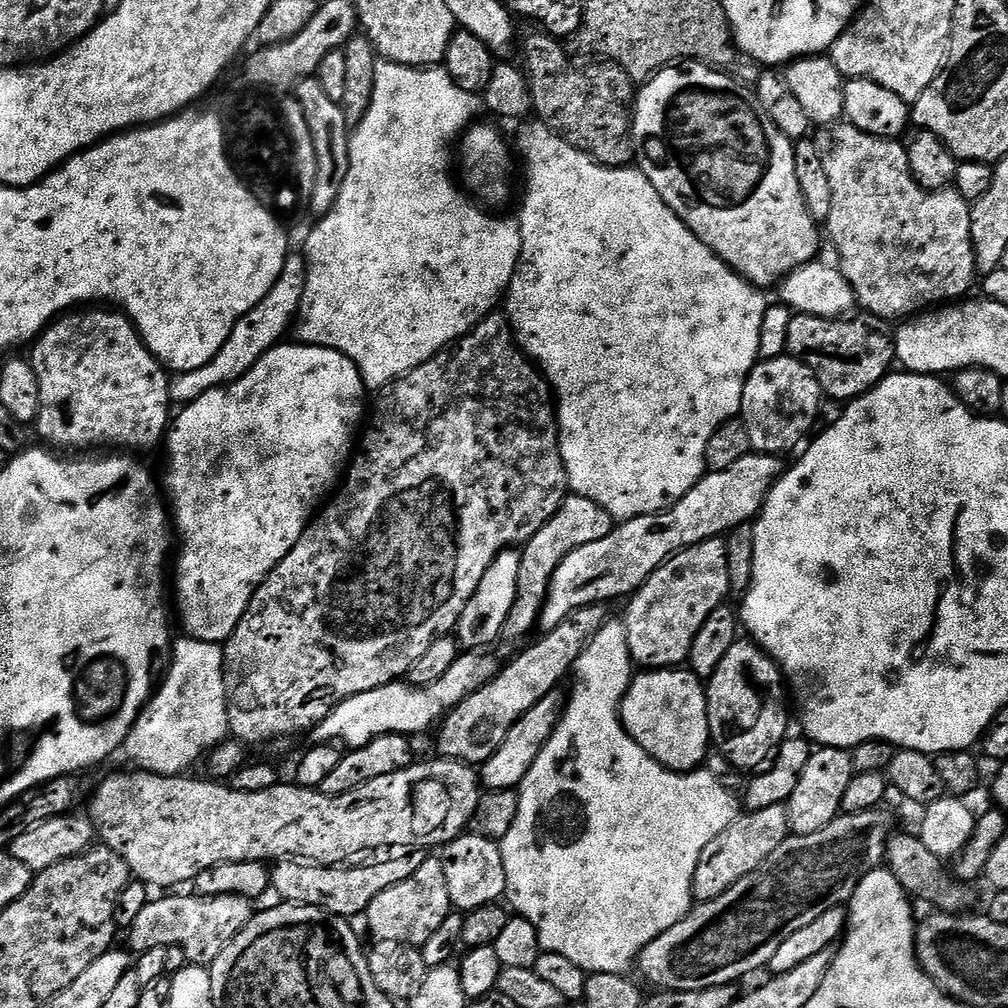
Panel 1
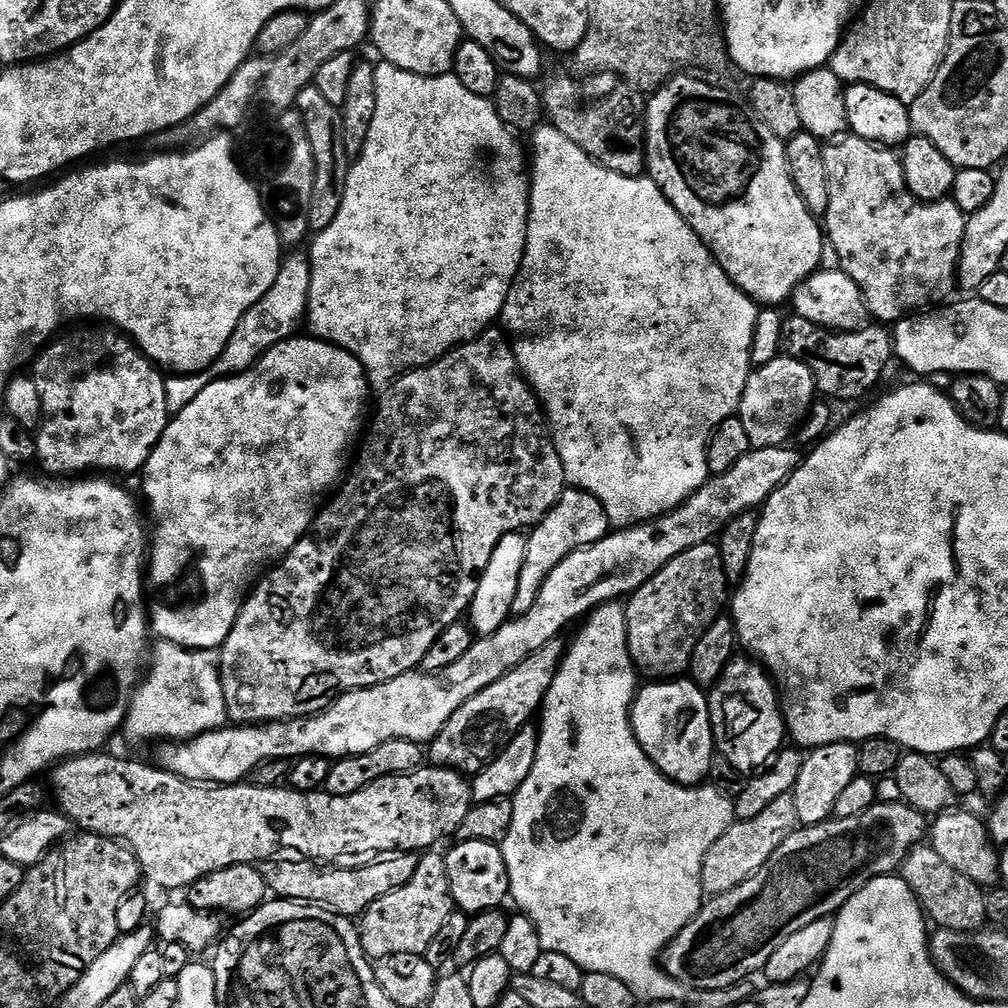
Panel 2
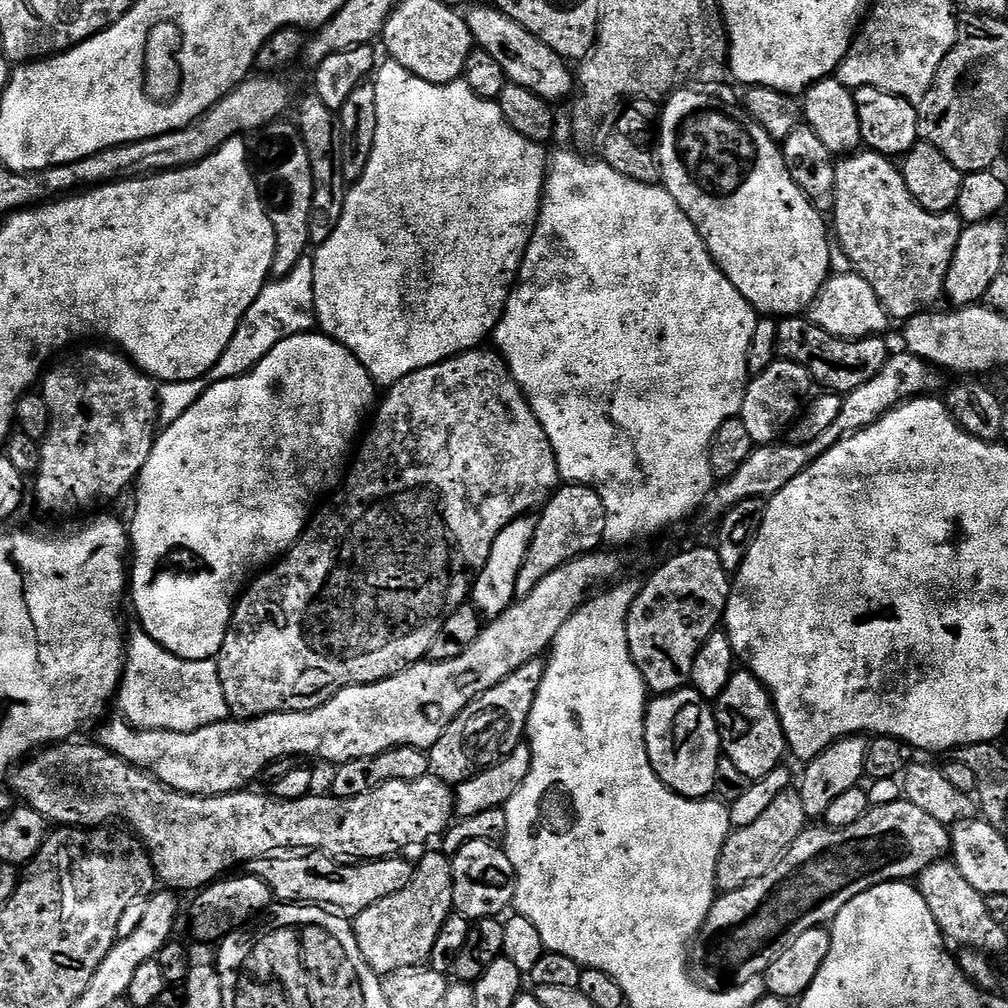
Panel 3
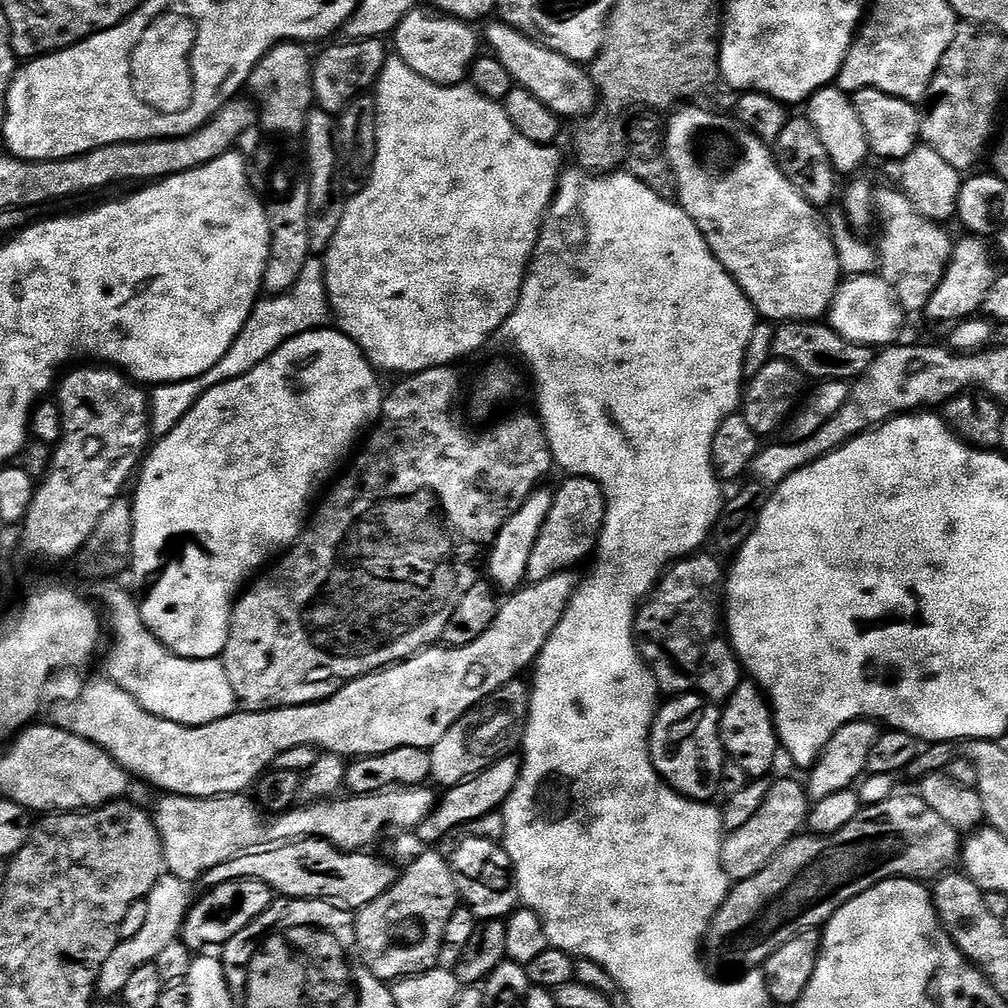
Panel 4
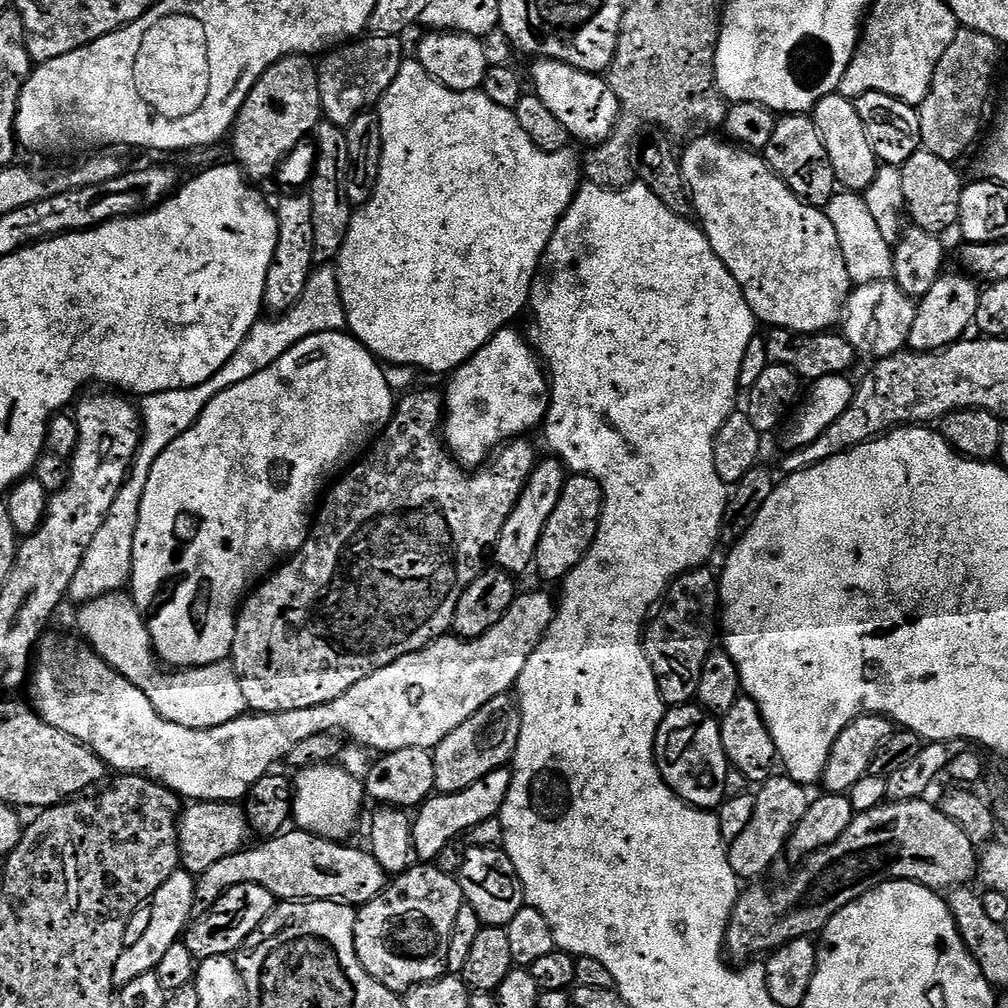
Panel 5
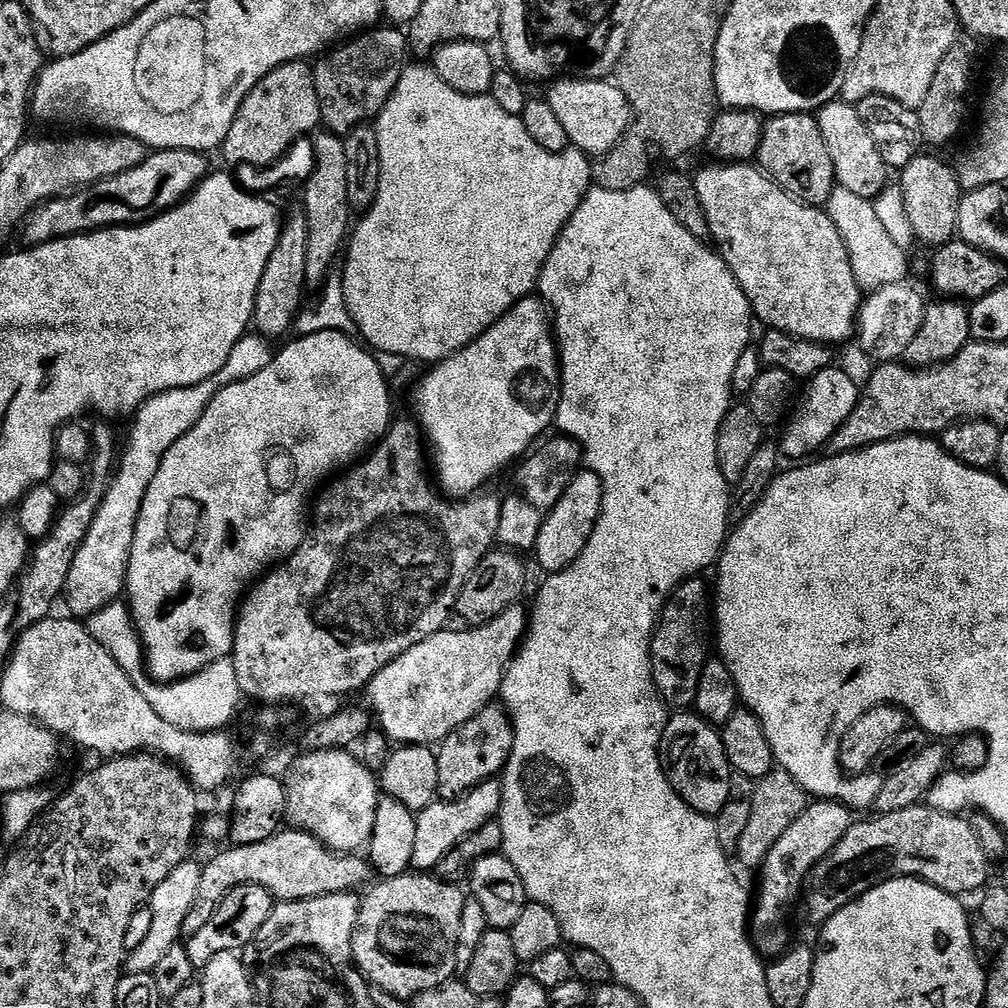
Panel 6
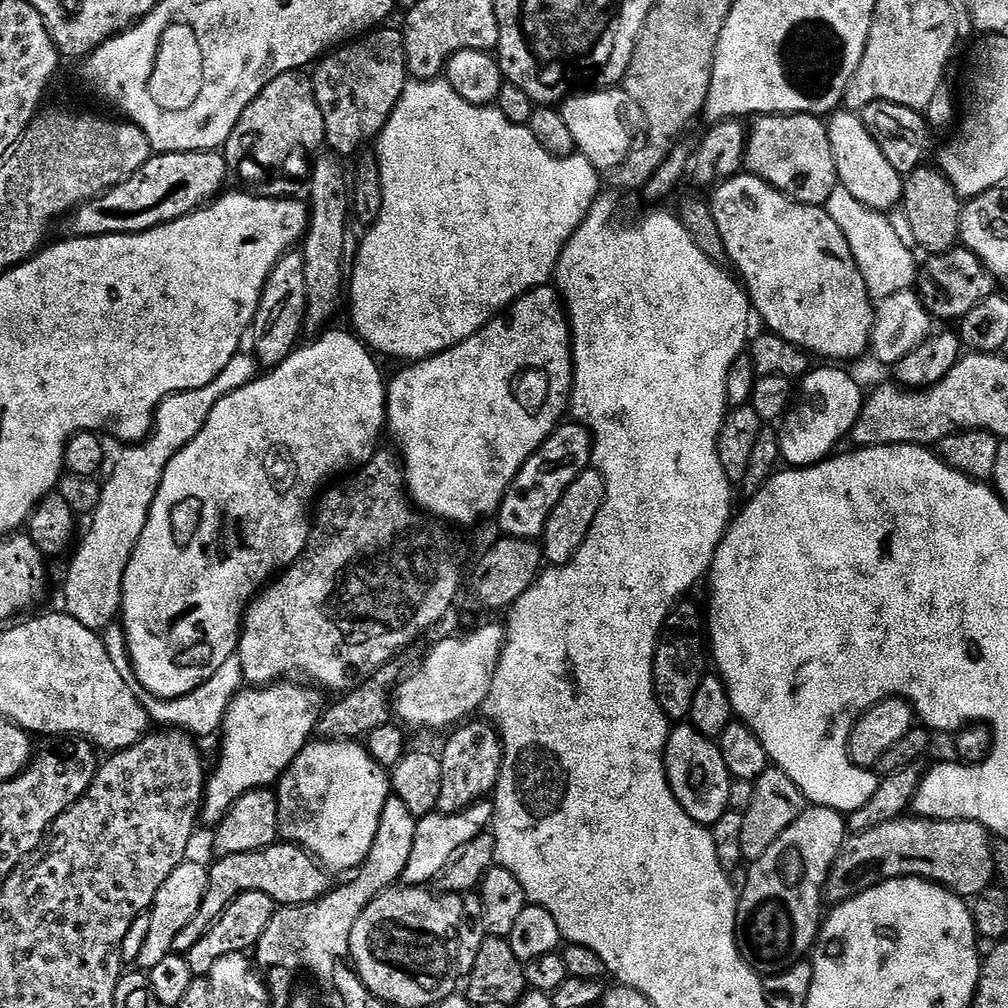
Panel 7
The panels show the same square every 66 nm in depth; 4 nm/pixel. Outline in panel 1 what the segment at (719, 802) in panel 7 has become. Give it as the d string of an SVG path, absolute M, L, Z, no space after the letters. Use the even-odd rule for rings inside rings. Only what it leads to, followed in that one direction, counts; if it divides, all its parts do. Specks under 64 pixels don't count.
M662 668L659 670L644 670L639 674L633 675L632 684L628 687L628 692L624 695L624 700L620 704L620 723L623 724L624 729L632 735L634 742L638 742L638 746L642 746L642 750L646 750L646 754L650 754L658 763L661 764L661 766L663 766L663 768L670 768L673 772L691 772L699 769L701 765L707 761L710 755L710 737L708 734L708 698L706 695L706 688L702 683L701 677L694 675L691 670Z

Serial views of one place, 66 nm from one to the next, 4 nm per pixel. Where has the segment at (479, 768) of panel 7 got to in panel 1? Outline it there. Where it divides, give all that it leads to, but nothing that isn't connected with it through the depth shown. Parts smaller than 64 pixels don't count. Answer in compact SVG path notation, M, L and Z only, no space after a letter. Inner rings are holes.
M591 604L582 610L574 610L566 619L558 622L554 630L537 635L529 648L521 650L517 660L510 661L505 668L503 665L490 683L470 694L444 717L436 738L436 748L440 751L437 753L443 759L457 760L463 764L479 766L486 763L498 746L506 742L510 726L514 726L514 722L518 722L526 710L538 706L546 694L557 691L567 676L569 679L584 647L609 620L610 612L606 609L604 604Z

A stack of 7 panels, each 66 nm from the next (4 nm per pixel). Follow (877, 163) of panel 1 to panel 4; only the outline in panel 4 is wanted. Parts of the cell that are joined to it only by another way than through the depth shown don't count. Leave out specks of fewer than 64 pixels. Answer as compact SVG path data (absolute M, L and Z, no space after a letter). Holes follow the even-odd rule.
M854 181L844 192L843 215L853 229L864 230L860 228L866 227L872 220L872 204L876 207L884 223L880 228L878 243L878 275L892 288L893 296L905 313L920 314L930 302L934 290L938 290L942 274L946 274L946 266L952 257L954 236L947 232L947 227L922 218L922 214L914 210L903 191L893 188L884 188L872 196L872 188L866 181Z

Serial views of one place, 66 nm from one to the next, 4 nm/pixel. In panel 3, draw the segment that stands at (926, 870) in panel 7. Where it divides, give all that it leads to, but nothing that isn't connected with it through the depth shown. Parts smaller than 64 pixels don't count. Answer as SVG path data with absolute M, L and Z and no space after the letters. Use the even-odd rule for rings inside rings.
M897 798L889 804L869 807L867 814L845 828L809 826L804 833L780 855L780 861L762 878L754 878L733 892L717 895L706 922L690 945L690 971L703 988L723 990L746 984L750 978L763 976L764 971L782 954L782 950L798 934L827 925L850 902L866 890L895 880L911 881L919 877L926 866L945 859L950 852L950 832L942 822L930 818L919 806Z

